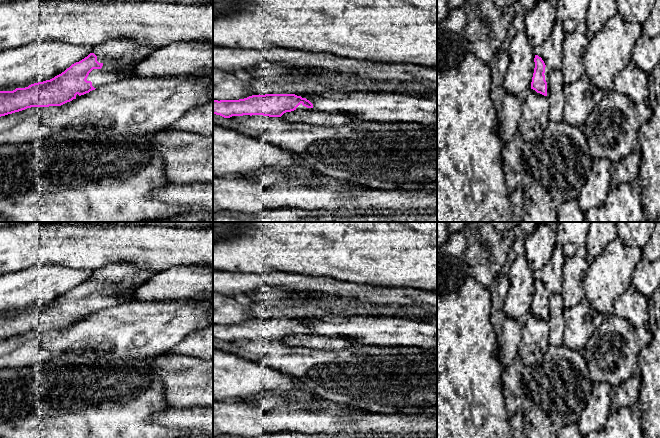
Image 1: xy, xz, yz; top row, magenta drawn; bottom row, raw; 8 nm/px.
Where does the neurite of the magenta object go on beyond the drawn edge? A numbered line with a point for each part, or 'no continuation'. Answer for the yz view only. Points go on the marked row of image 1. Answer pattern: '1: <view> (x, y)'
1: yz (547, 71)

